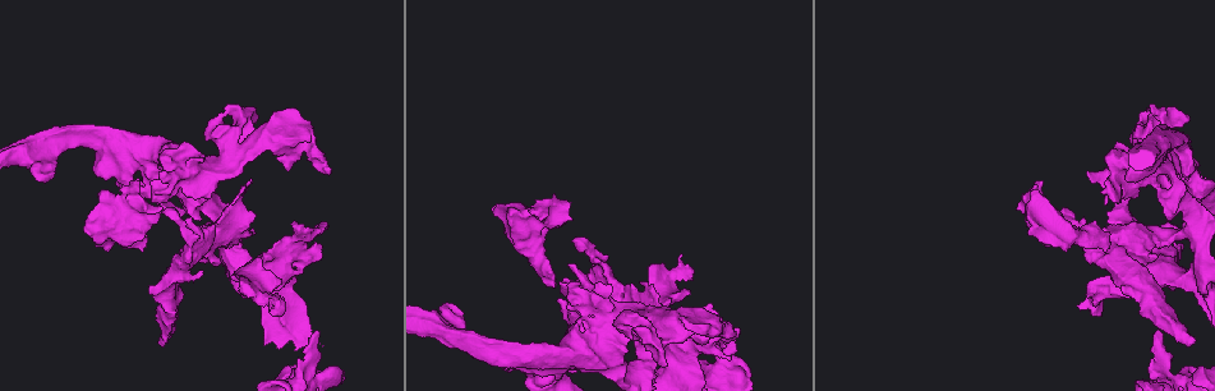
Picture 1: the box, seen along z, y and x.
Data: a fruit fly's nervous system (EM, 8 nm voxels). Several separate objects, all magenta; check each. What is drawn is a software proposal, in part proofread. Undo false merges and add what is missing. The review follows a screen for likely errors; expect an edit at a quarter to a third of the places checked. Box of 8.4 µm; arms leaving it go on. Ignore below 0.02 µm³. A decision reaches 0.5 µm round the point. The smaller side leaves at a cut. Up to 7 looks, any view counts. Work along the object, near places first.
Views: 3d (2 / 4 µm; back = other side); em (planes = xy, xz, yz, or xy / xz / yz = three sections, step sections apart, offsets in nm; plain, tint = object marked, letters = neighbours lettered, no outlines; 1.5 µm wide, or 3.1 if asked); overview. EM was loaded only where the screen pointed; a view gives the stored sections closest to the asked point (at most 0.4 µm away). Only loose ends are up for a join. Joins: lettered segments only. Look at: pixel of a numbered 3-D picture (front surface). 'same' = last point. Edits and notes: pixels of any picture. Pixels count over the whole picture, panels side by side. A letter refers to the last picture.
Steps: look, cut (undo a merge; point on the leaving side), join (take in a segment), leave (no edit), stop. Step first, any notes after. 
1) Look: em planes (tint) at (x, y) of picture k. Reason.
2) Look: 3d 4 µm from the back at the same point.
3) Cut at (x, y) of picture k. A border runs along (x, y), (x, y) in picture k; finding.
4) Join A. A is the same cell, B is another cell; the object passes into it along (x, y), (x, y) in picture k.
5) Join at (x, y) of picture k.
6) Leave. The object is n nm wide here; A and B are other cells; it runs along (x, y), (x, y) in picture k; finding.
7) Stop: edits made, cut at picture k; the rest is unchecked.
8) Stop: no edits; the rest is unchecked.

Look: em planes (letters) at (329, 170) of picture 1. Branch stops here.

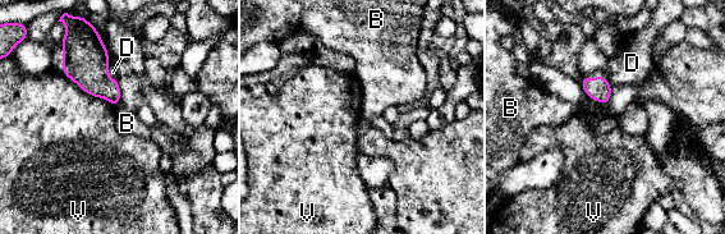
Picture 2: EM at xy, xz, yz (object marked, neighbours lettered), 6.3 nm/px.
Leave. The longest contact is with V, 380 nm; B, D and V are other cells; a border runs along (586, 93), (608, 105) in picture 2; none of them fits.

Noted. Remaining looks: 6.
Look: 3d 4 µm at (1192, 230) of picture 1.

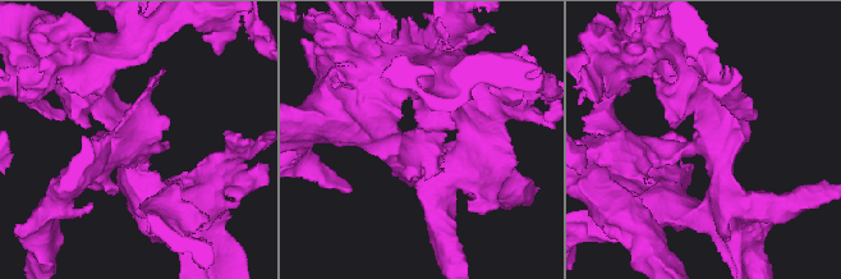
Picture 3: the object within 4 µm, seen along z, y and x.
Look: em xz step 4 (tint) at (421, 143) of picture 3.

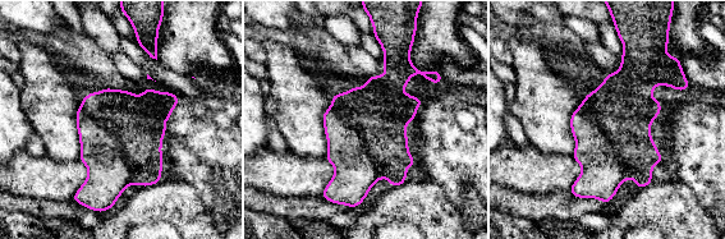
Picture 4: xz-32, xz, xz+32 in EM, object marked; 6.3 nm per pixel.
Look: em planes (letters) at the same point. Another direction.

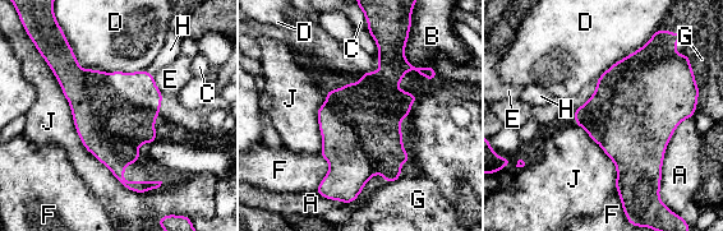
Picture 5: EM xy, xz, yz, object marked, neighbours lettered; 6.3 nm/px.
Cut at (592, 115) of picture 5. A, B, C, D, E, F, G, H and J are other cells; the part that leaves runs along (640, 54), (604, 84), (598, 139) in picture 5; a second neuron is stuck on.

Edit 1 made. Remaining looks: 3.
Stop: edits made, cut at picture 5; the rest is unchecked.

